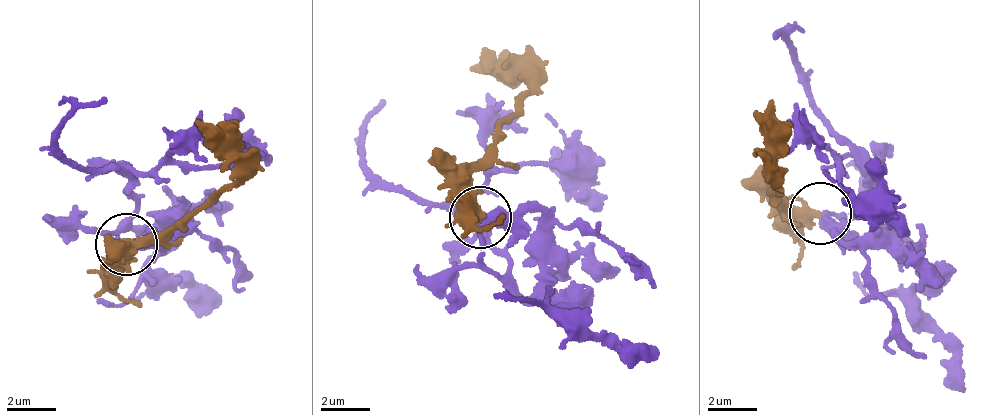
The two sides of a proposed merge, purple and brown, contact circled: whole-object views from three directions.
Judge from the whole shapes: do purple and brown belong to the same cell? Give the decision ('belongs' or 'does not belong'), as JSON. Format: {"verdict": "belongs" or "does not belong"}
{"verdict": "belongs"}

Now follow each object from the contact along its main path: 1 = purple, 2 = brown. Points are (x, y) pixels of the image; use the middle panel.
1: (482, 219), (486, 267), (498, 276), (503, 250), (451, 206), (434, 209), (369, 170), (364, 134), (381, 100)
2: (482, 219), (474, 169), (529, 85), (518, 71), (471, 70)

